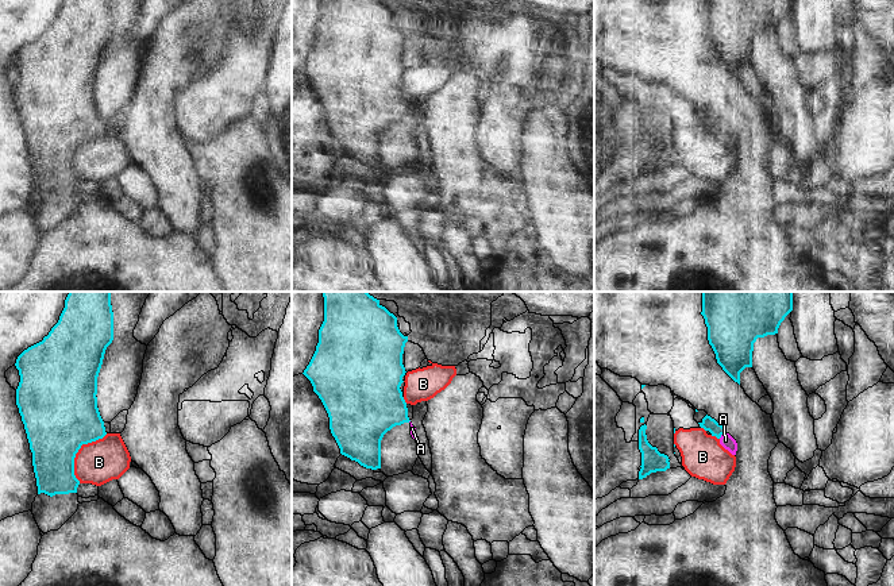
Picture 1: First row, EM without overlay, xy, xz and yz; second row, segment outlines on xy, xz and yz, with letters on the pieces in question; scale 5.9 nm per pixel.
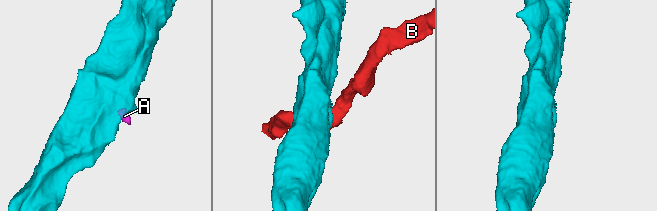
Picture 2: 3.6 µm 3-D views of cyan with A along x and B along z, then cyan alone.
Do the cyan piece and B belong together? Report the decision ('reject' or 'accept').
reject

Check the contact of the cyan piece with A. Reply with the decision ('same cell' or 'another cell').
same cell

